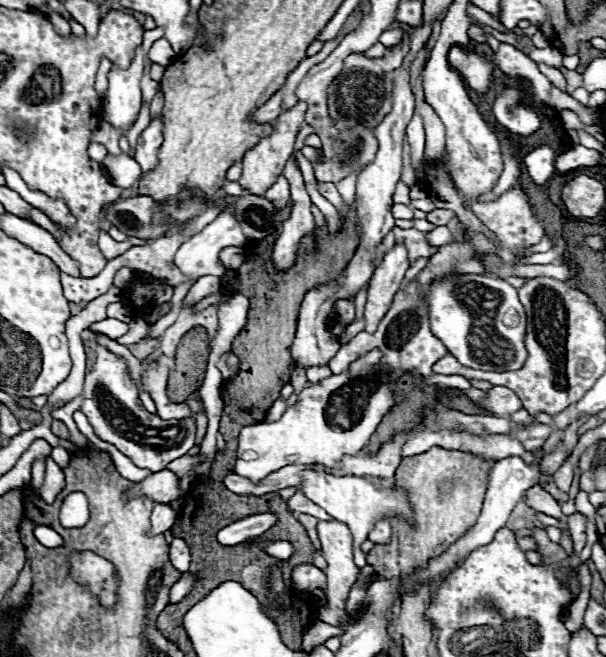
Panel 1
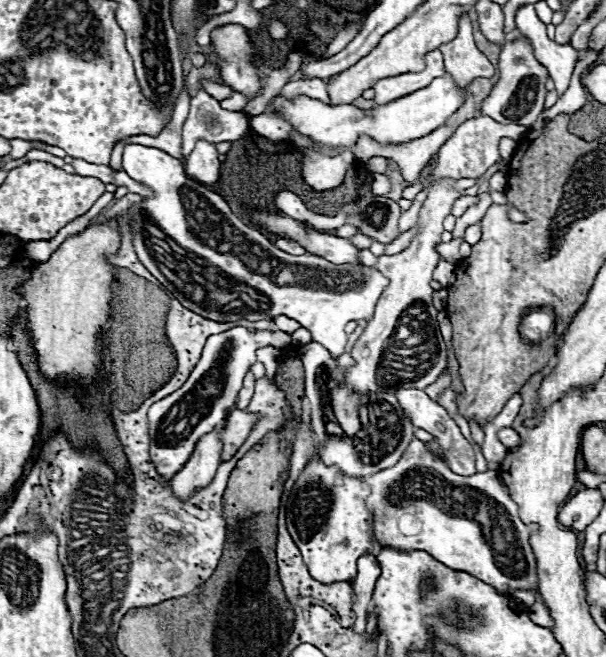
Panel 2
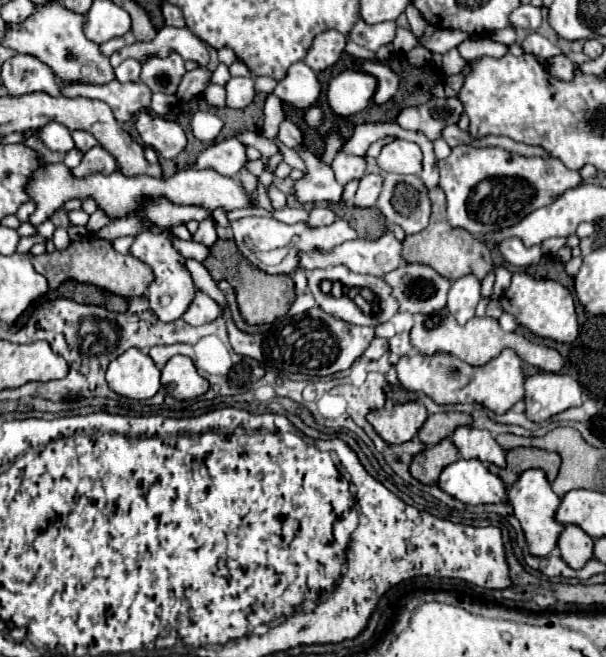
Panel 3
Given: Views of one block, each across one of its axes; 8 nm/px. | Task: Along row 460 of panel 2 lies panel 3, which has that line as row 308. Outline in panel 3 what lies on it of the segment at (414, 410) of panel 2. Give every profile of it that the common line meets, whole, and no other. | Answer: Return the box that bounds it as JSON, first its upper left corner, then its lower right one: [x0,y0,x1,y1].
[448,274,480,324]

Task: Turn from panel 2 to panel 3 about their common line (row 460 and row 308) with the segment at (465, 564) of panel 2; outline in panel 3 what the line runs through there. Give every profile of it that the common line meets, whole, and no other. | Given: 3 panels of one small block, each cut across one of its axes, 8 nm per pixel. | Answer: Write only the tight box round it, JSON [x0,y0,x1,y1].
[382,264,452,314]

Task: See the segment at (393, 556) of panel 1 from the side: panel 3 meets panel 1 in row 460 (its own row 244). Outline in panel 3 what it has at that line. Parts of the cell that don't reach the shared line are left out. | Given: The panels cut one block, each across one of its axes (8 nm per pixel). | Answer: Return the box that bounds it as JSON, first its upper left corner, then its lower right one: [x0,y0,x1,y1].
[402,186,492,280]

